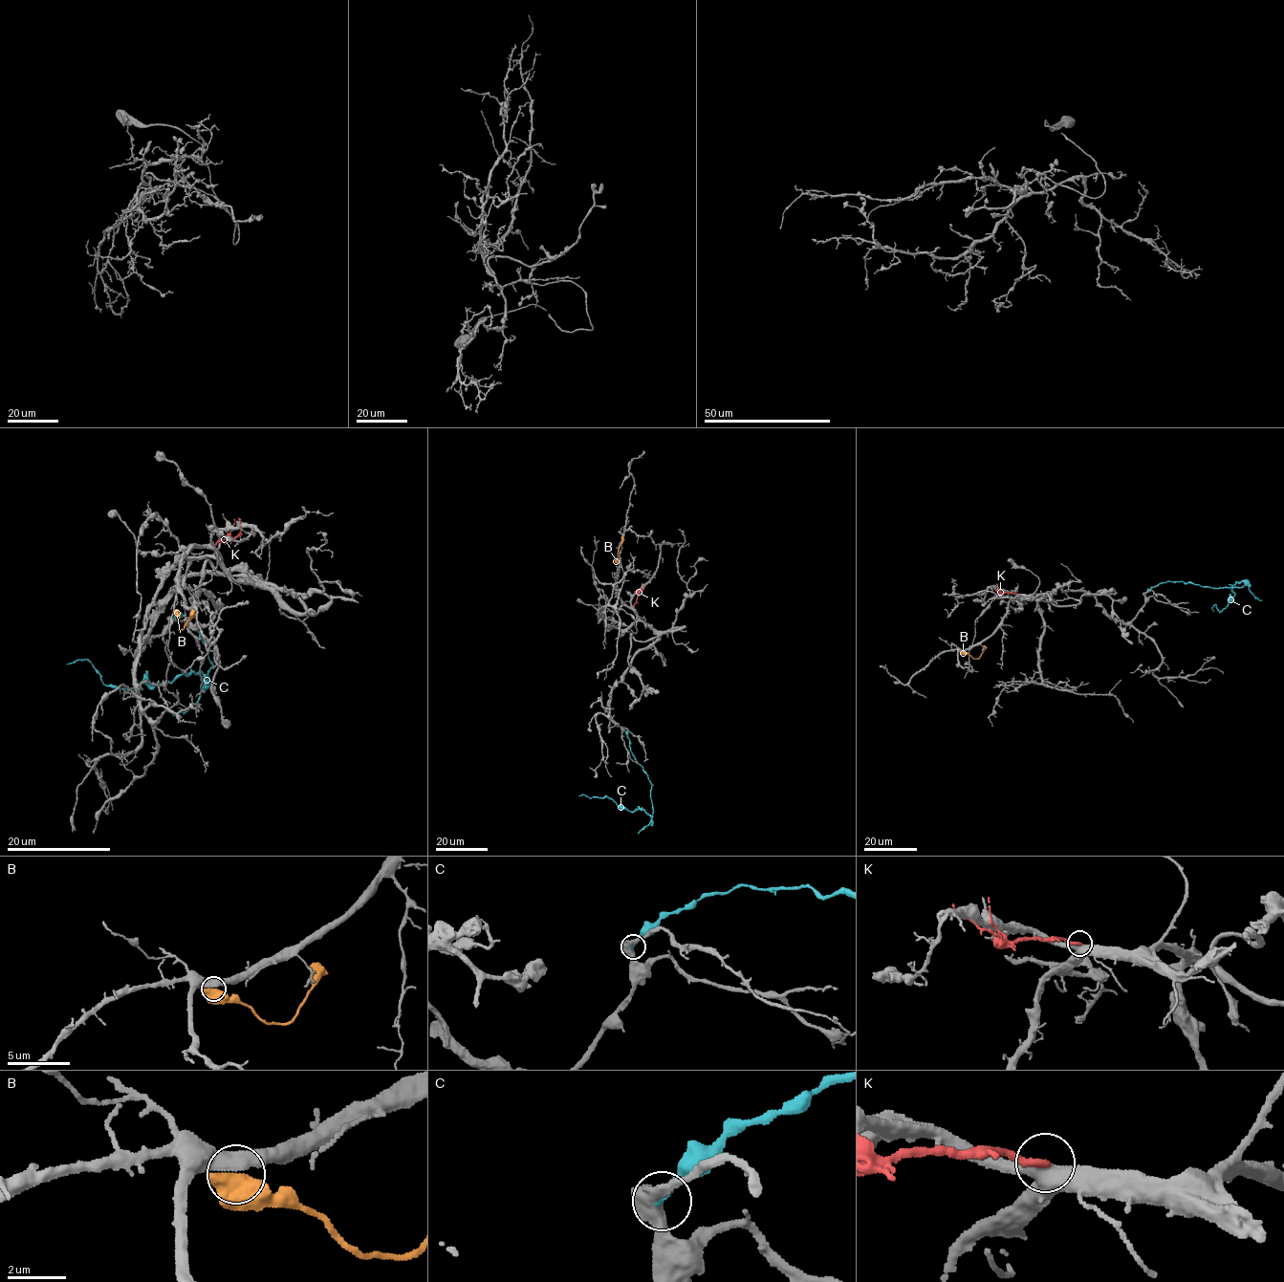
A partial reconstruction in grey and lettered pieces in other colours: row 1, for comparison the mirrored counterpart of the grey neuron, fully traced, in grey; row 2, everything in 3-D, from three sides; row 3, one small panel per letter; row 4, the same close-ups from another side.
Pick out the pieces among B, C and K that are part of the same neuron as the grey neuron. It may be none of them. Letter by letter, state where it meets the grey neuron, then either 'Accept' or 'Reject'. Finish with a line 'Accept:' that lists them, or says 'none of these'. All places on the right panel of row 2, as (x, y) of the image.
B: Touches grey at (963, 651). Reject
C: Touches grey at (1145, 594). Reject
K: Touches grey at (1017, 594). Reject
Accept: none of these

